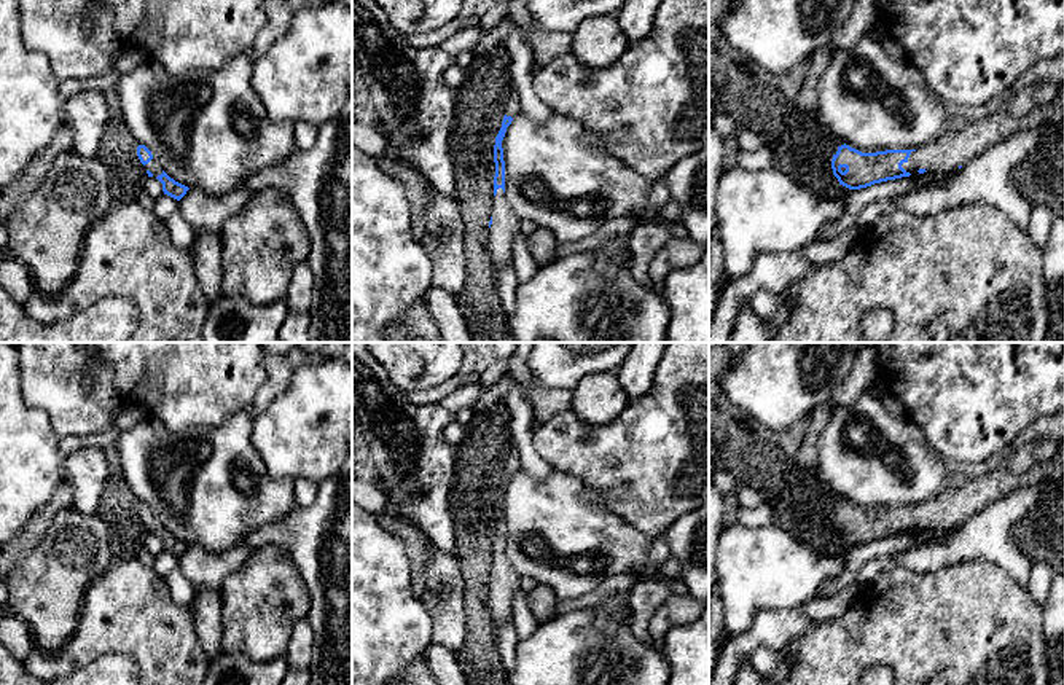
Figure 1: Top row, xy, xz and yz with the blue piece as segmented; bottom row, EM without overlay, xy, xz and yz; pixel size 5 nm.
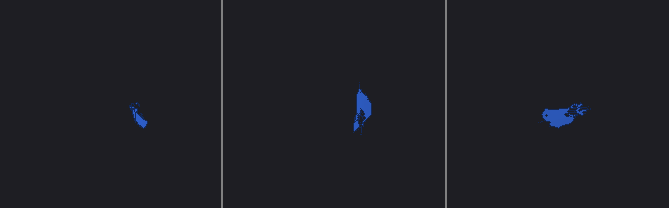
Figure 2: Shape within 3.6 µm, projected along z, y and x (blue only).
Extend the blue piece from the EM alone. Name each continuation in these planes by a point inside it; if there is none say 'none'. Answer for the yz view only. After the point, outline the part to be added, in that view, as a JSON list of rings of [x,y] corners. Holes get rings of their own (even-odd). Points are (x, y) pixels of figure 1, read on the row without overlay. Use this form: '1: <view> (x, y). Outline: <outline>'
1: yz (954, 505). Outline: [[[1064,441],[1051,460],[1023,473],[1015,475],[1003,464],[988,473],[968,476],[960,487],[948,486],[938,497],[911,508],[902,524],[909,530],[919,526],[954,529],[1005,495],[1046,480],[1062,462]]]
2: yz (817, 531). Outline: [[[833,511],[814,513],[808,516],[798,527],[808,546],[816,546],[823,558],[841,558],[849,548],[833,532]]]

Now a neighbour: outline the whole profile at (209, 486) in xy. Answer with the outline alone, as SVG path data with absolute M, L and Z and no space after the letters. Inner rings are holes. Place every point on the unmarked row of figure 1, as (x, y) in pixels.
M241 411L218 427L169 430L145 417L118 430L113 443L121 473L139 502L145 502L175 538L212 553L231 550L253 529L276 523L295 508L291 478L274 480L253 448L252 413Z

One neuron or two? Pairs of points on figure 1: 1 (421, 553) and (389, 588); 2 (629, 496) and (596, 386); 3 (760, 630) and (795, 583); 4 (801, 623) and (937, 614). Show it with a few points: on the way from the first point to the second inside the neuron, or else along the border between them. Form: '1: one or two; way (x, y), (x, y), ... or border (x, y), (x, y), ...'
1: two; border (392, 532), (403, 542), (408, 567), (413, 572)
2: two; border (629, 402), (604, 424), (585, 424), (572, 411)
3: two; border (797, 607), (762, 612), (741, 633)
4: two; border (819, 620), (803, 638), (795, 653)

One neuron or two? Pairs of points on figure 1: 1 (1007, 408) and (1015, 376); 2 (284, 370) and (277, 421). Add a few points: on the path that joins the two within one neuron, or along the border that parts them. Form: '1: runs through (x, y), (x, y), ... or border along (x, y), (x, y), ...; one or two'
1: runs through (1007, 400), (1007, 384); one
2: border along (295, 368), (290, 384), (263, 410), (252, 414); two

